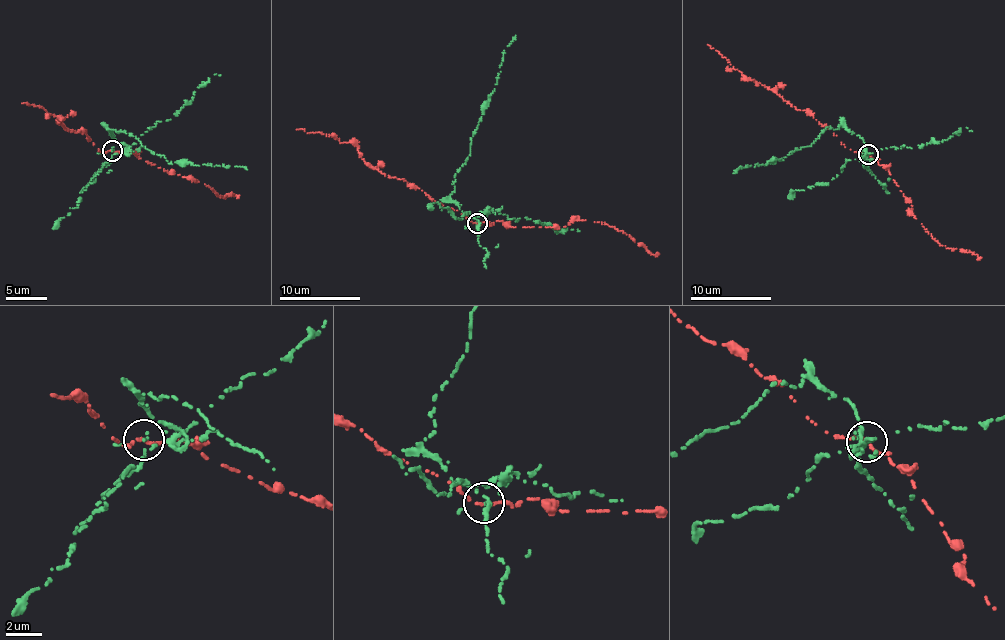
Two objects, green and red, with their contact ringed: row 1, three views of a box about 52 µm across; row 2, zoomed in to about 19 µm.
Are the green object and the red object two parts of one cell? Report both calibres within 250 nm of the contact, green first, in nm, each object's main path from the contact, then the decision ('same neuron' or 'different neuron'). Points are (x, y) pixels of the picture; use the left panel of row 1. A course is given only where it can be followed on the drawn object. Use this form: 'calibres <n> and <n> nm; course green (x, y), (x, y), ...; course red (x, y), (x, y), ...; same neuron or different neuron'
calibres 110 and 140 nm; course green (112, 150), (123, 153), (126, 146), (112, 137), (110, 129), (125, 131), (145, 148), (172, 164), (247, 169); course red (112, 150), (101, 152), (85, 133), (64, 129), (57, 116), (50, 115), (39, 105), (22, 103); different neuron

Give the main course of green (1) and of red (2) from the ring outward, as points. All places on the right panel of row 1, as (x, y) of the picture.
1: (867, 153), (861, 157), (866, 153), (863, 140), (854, 133), (841, 125), (826, 127), (811, 146), (733, 173)
2: (867, 153), (845, 147), (830, 129), (764, 85), (744, 75), (707, 44)

